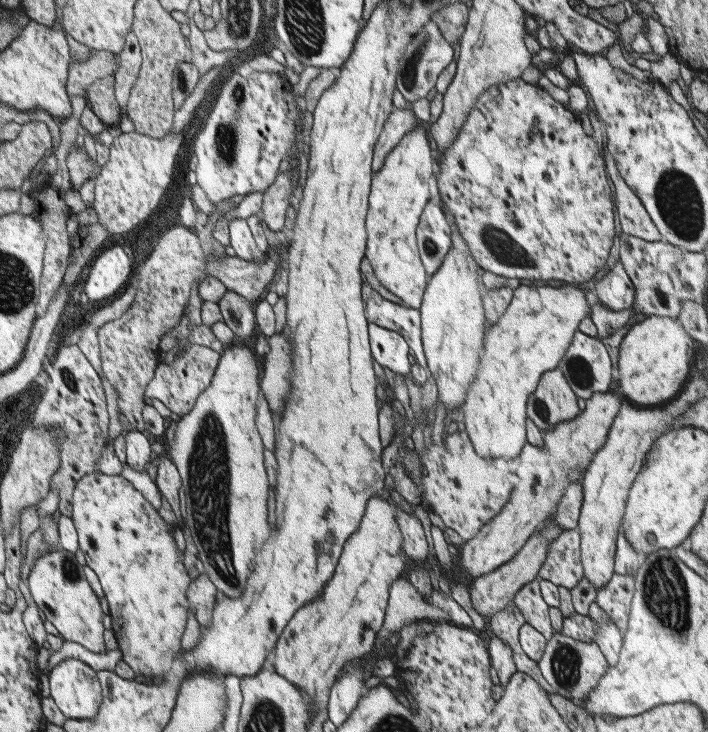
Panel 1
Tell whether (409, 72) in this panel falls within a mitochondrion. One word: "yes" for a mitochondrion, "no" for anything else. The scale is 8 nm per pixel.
yes

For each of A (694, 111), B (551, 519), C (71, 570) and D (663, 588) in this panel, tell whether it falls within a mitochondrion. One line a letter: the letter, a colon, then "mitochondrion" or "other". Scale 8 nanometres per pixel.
A: other
B: other
C: mitochondrion
D: mitochondrion

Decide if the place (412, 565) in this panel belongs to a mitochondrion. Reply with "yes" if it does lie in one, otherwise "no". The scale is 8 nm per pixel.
no

